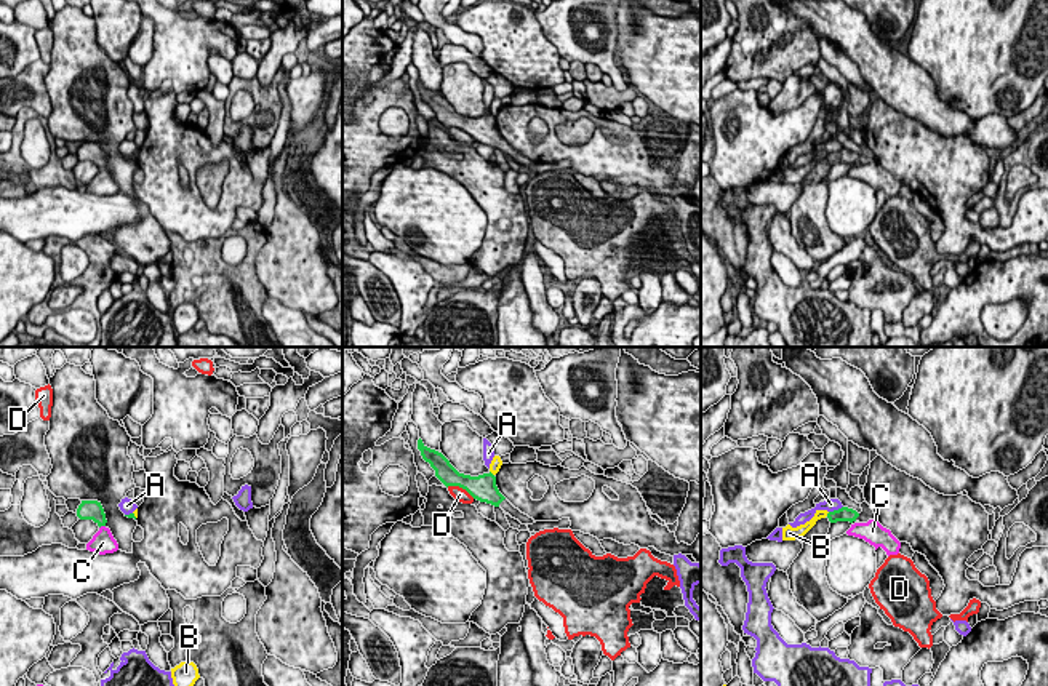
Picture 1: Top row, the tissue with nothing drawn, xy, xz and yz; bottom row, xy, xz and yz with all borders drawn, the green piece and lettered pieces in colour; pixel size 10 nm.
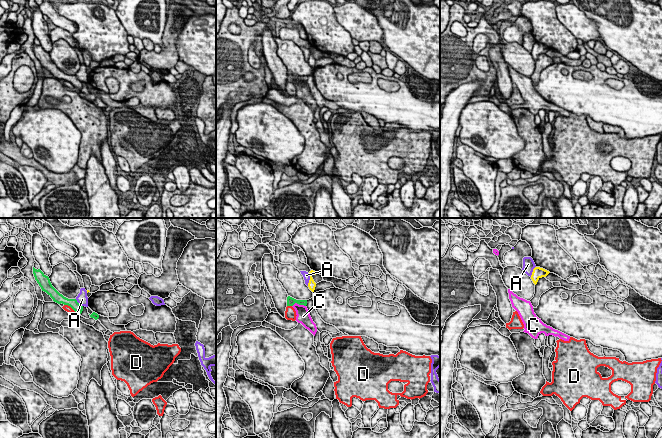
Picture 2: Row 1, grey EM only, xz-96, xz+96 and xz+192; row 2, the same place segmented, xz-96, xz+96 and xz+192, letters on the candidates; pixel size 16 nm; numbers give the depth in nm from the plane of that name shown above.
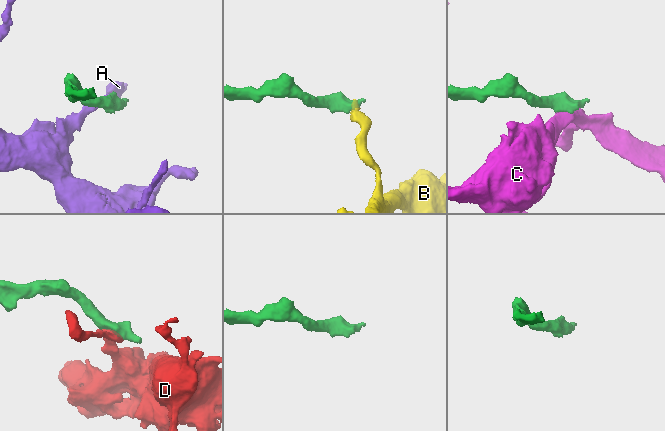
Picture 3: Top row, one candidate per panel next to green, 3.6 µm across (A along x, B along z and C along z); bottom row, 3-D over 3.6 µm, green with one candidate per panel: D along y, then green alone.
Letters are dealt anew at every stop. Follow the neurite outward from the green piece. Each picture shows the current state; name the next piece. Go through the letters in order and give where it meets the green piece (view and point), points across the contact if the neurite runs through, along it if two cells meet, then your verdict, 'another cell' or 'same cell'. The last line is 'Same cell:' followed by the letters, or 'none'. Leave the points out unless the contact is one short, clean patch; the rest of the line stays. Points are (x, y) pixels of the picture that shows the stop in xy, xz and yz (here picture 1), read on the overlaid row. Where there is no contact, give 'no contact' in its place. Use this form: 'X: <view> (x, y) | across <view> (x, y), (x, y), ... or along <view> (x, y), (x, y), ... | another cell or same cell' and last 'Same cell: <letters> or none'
A: yz (836, 510) | another cell
B: xz (492, 474) | along xz (490, 470), (493, 475) | another cell
C: xy (101, 525) | along xy (104, 525), (100, 528) | another cell
D: xz (461, 486) | along xz (447, 486), (461, 486), (474, 498) | another cell
Same cell: none

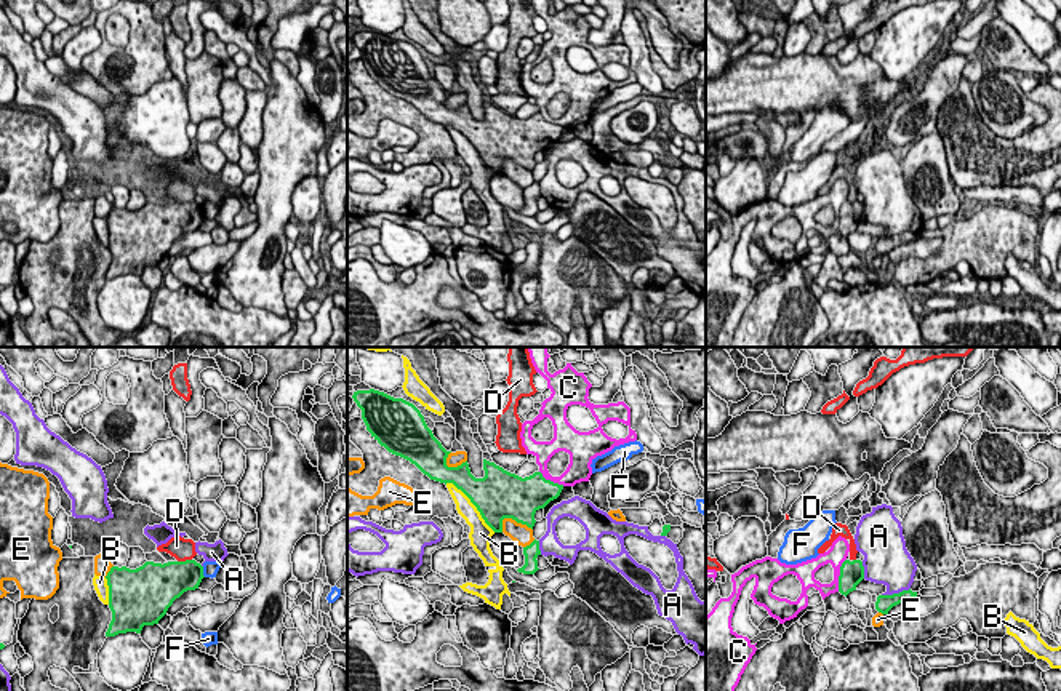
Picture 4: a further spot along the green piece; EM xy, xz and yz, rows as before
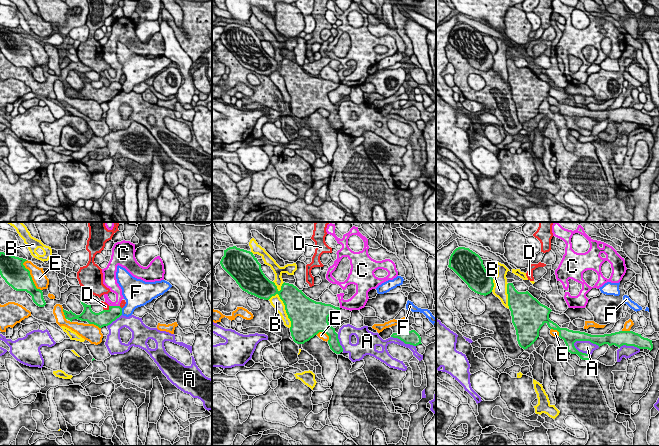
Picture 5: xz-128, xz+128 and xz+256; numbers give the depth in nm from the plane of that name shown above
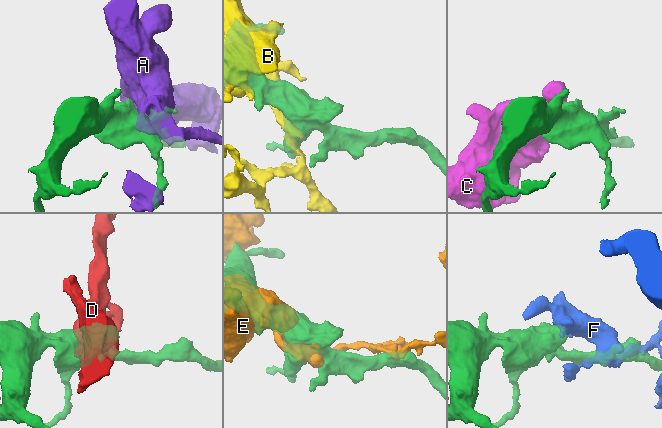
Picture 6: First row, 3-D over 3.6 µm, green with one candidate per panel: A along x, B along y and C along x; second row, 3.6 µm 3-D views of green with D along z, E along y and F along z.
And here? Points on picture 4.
A: yz (895, 594) | another cell
B: xz (472, 503) | another cell
C: yz (840, 575) | along yz (845, 559), (840, 567), (837, 591) | another cell
D: xy (186, 560) | along xy (191, 559), (178, 562) | another cell
E: xz (517, 522) | another cell
F: xy (202, 571) | along xy (202, 567), (205, 576) | another cell
Same cell: none

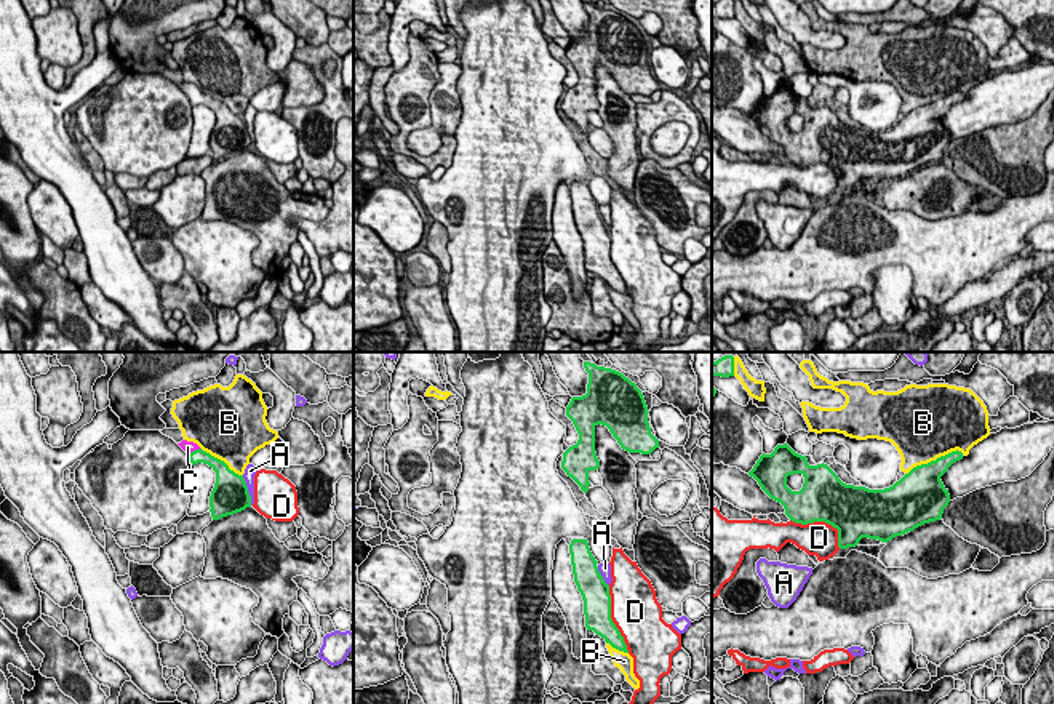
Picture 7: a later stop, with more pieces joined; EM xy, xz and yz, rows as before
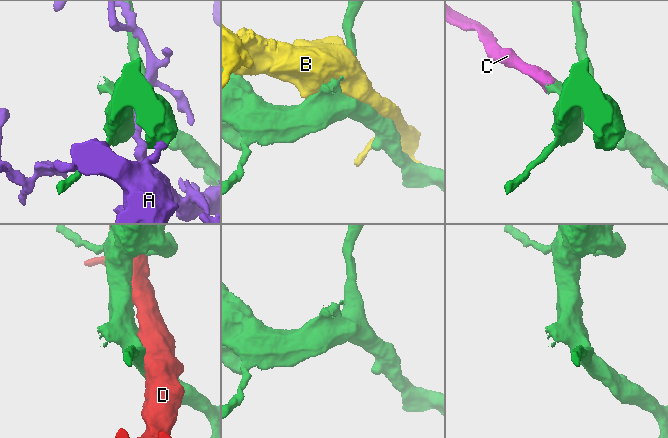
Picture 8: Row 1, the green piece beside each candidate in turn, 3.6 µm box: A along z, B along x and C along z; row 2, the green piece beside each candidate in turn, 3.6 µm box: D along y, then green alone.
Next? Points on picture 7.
A: xy (247, 490) | another cell
B: yz (936, 460) | another cell
C: xy (195, 450) | across xy (195, 456), (195, 450), (187, 447) | same cell
D: xz (611, 620) | another cell
Same cell: C

